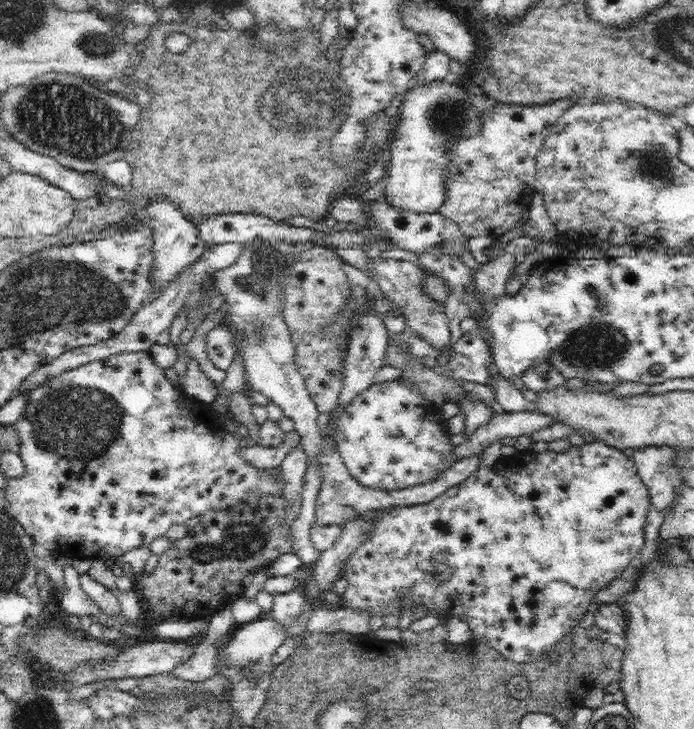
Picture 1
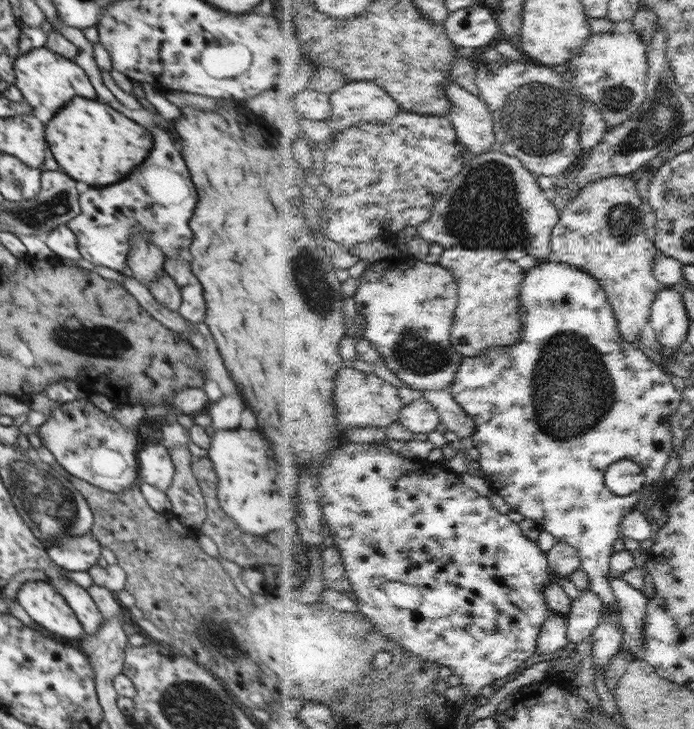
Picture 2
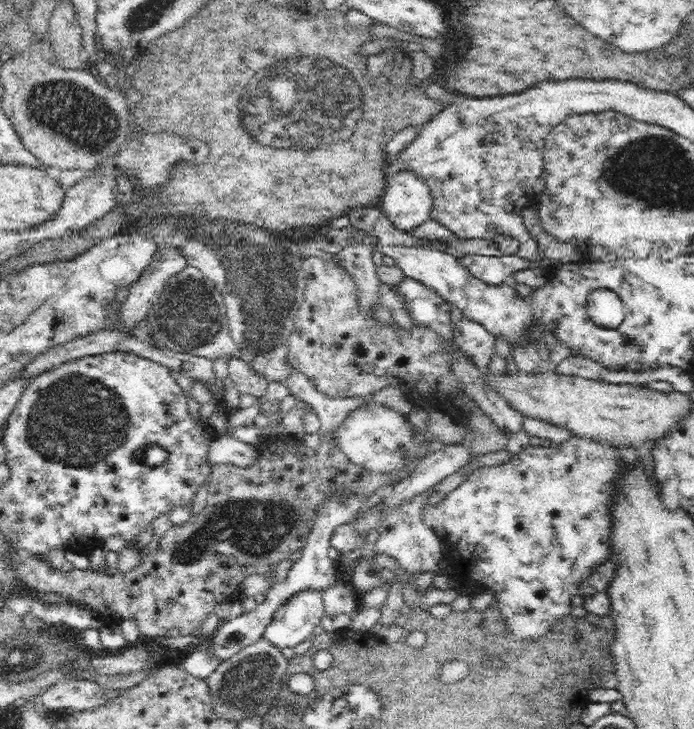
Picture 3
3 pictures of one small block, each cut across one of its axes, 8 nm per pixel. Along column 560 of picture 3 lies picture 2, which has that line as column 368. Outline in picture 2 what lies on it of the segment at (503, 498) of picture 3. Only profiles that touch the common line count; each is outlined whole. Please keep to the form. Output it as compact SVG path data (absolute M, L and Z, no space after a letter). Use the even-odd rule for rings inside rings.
M351 442L350 444L345 444L344 446L340 446L340 448L336 449L336 451L330 452L330 456L328 456L328 461L320 468L320 490L321 490L321 500L323 509L325 510L325 520L326 527L329 535L332 536L334 543L341 550L341 554L344 558L345 565L347 566L348 576L351 578L353 585L355 586L354 592L358 597L356 601L358 604L358 610L364 612L368 618L382 631L391 636L395 641L398 641L404 648L408 649L410 653L414 653L416 656L425 658L426 660L431 660L434 662L439 662L442 666L451 666L455 668L457 672L456 675L459 675L463 682L462 686L469 692L467 696L460 699L456 704L460 707L465 705L469 700L476 700L478 696L481 696L482 688L484 686L491 686L494 684L496 680L500 680L500 678L506 678L506 676L510 676L517 668L520 668L526 660L530 660L534 653L537 651L537 646L539 645L539 638L541 635L541 630L544 628L545 622L547 621L547 614L550 612L549 602L547 601L546 591L549 584L551 584L551 580L558 575L557 570L550 564L549 556L547 552L544 552L542 548L540 548L539 541L530 540L524 532L522 532L522 528L520 528L520 524L514 522L508 514L502 514L494 504L492 504L492 500L489 497L482 496L482 494L478 494L472 486L468 486L466 482L464 482L464 478L459 474L456 474L455 471L452 471L446 465L446 462L429 462L428 458L422 460L422 458L418 458L418 460L410 460L410 458L404 458L404 456L400 456L400 454L396 454L396 452L392 452L392 448L388 446L388 444L381 443L356 443Z

